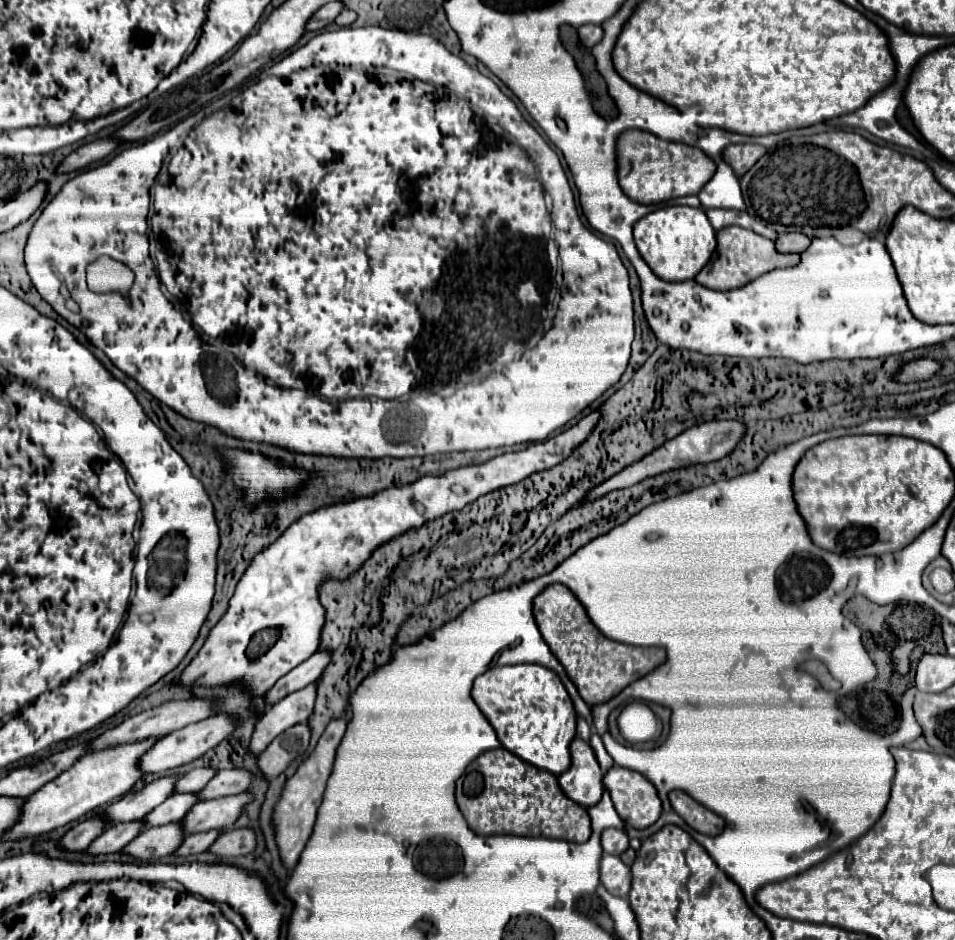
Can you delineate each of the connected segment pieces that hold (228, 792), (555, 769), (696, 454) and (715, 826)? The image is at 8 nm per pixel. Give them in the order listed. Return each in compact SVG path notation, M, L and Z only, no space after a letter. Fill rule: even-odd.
M220 770L202 790L196 792L196 798L198 802L204 802L204 800L240 794L246 788L250 788L252 780L254 774L250 774L248 770Z
M538 664L494 666L474 680L472 698L508 752L556 776L568 770L568 746L576 736L576 712L556 672Z
M704 422L704 426L694 426L692 430L686 430L684 434L680 434L680 438L672 438L672 442L666 442L664 446L654 450L652 454L644 456L634 466L624 468L620 474L604 480L596 488L592 488L582 502L602 498L604 494L610 494L612 490L628 488L632 484L642 482L644 478L650 478L650 476L656 476L656 474L662 474L662 472L668 472L668 470L674 470L674 468L680 468L680 466L692 466L692 464L704 464L704 462L720 460L720 458L728 456L736 448L736 444L740 442L742 434L744 434L744 426L740 426L738 422ZM718 436L724 436L724 438L718 440Z
M674 790L668 794L670 798L670 804L672 808L676 810L678 816L682 816L686 820L686 824L694 830L698 830L700 834L706 834L706 836L718 836L724 828L726 828L726 822L714 814L712 810L708 810L706 806L698 804L694 798L690 798L686 792L682 790Z

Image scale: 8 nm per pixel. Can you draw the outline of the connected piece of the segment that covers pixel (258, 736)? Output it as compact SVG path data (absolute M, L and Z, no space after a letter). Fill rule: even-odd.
M312 682L306 688L292 692L278 704L270 706L270 710L266 710L266 714L256 722L252 742L248 746L250 752L260 756L278 734L282 734L294 724L306 722L312 716L314 700L316 700L316 684Z

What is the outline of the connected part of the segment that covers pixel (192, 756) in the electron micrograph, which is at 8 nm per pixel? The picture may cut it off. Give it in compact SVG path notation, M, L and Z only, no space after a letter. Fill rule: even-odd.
M218 714L218 716L210 716L206 720L200 720L196 724L190 724L182 730L176 730L164 738L160 738L152 748L148 748L138 758L138 768L146 776L146 774L160 774L160 772L184 766L184 764L200 758L202 754L206 754L210 748L214 748L224 738L228 738L228 734L232 734L232 726L236 726L236 722L228 714Z

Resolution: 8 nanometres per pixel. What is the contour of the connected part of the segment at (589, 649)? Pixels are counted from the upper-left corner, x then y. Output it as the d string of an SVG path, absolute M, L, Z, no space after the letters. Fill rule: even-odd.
M550 584L534 598L534 618L552 654L564 666L578 694L588 706L608 702L630 682L646 676L666 660L664 648L638 648L608 640L586 616L584 606L564 584Z

